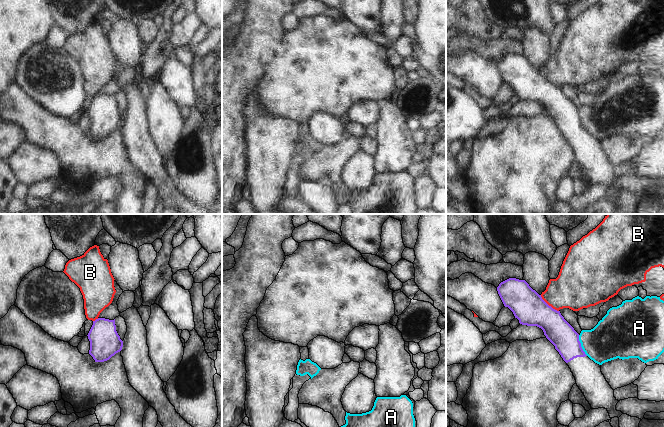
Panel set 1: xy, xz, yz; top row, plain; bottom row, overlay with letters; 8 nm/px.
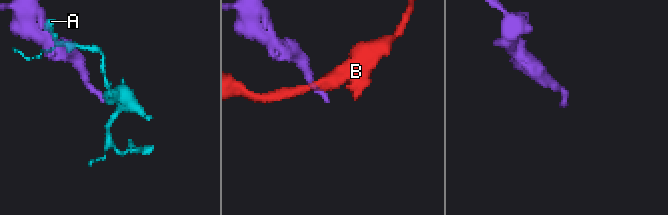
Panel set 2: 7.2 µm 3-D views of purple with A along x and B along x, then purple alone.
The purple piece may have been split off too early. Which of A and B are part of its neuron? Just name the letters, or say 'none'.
none

